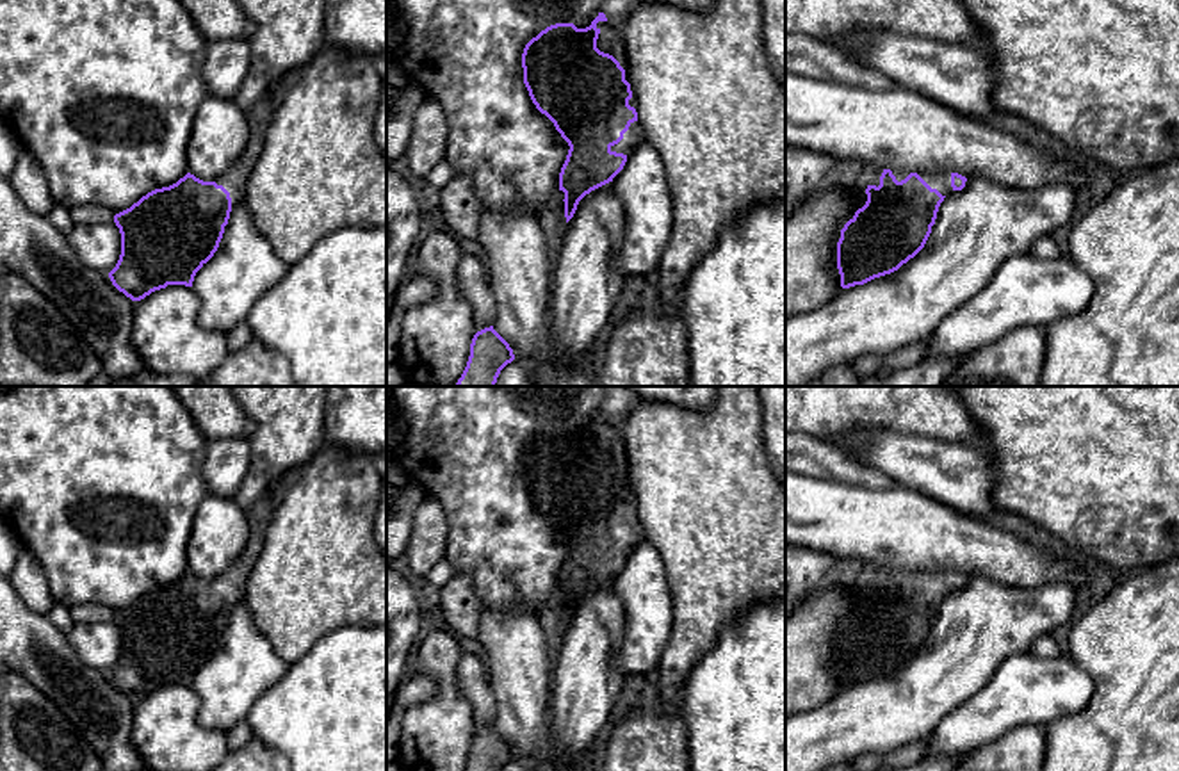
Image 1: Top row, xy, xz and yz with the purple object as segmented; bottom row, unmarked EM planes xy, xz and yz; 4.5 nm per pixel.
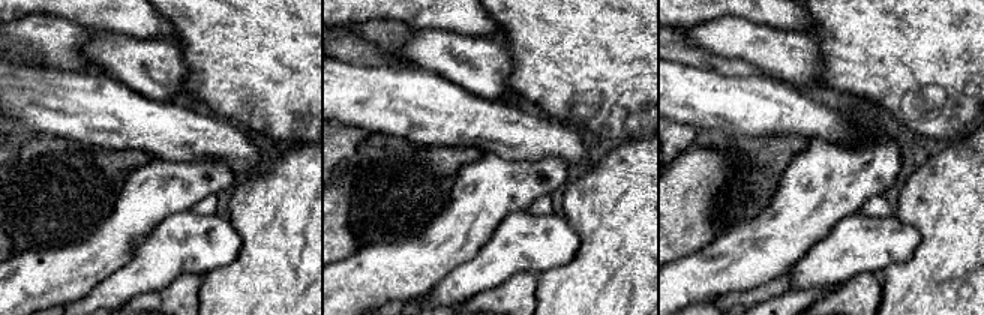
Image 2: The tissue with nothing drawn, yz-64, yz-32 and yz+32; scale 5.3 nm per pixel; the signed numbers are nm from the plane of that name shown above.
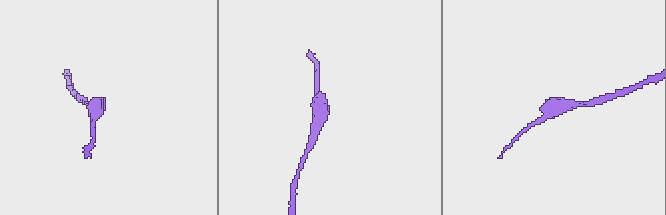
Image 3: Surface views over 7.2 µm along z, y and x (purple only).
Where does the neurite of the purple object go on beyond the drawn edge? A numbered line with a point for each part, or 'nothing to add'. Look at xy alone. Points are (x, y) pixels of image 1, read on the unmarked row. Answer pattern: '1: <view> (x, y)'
1: xy (260, 513)

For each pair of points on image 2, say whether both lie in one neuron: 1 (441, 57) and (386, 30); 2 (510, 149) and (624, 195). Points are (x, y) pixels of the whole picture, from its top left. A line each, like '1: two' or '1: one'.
1: two
2: two

